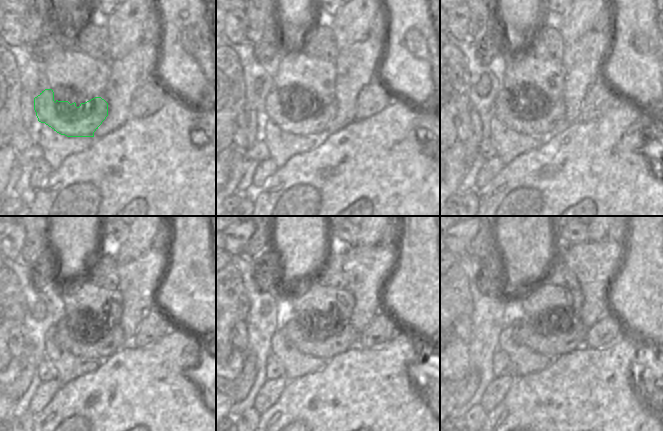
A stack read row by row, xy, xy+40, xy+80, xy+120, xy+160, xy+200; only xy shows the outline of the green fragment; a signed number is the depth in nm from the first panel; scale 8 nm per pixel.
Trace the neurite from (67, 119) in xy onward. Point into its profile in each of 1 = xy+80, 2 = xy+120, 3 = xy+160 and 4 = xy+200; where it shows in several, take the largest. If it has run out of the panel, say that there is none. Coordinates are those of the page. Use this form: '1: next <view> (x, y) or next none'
1: next xy+80 (541, 118)
2: next xy+120 (96, 340)
3: next xy+160 (324, 341)
4: next xy+200 (560, 337)

